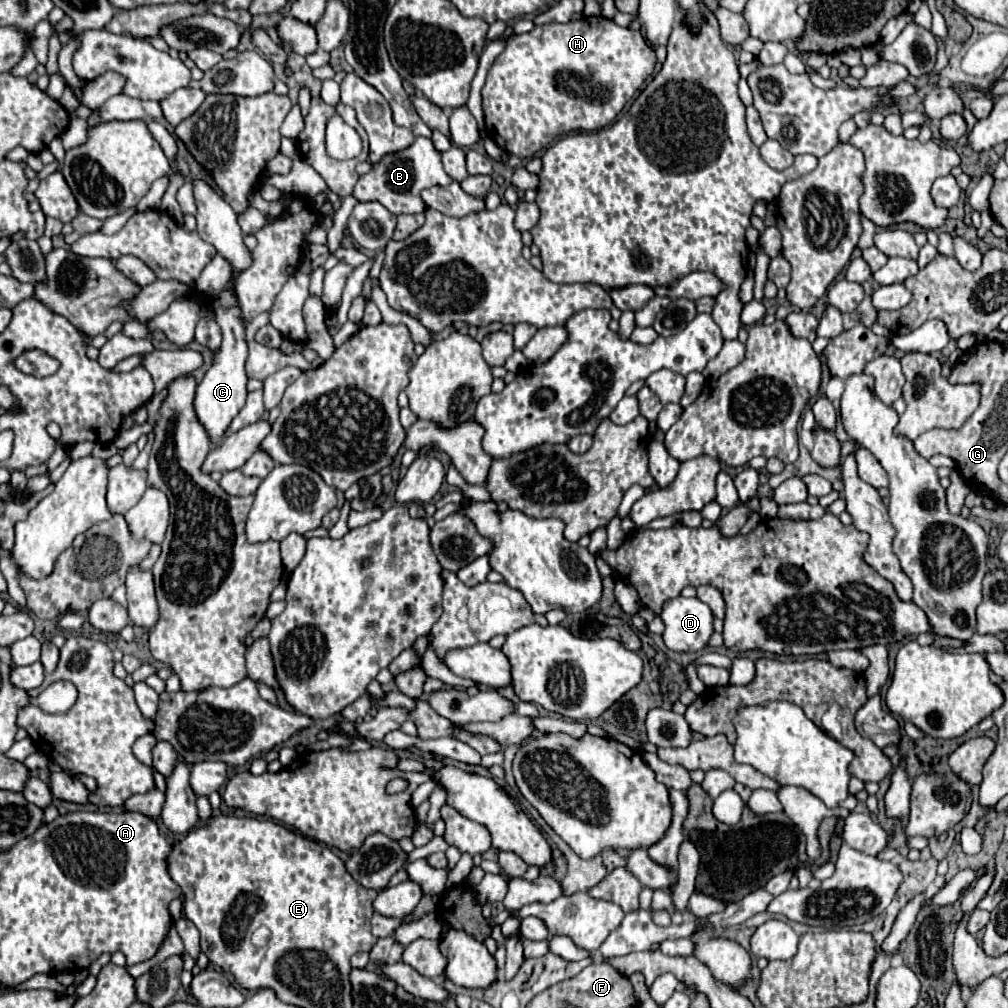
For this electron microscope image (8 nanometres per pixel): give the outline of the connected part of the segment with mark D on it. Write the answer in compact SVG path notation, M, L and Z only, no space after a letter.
M676 596L664 602L660 618L664 622L664 642L676 652L702 650L712 636L712 610L698 598Z

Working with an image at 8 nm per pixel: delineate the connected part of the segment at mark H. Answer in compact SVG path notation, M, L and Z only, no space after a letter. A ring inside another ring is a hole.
M604 16L580 18L568 24L552 22L536 26L528 34L510 38L504 52L488 70L488 78L482 88L486 134L504 152L528 160L562 134L574 130L606 128L644 84L644 80L654 72L654 66L654 48L648 46L642 34L630 28L622 28Z

